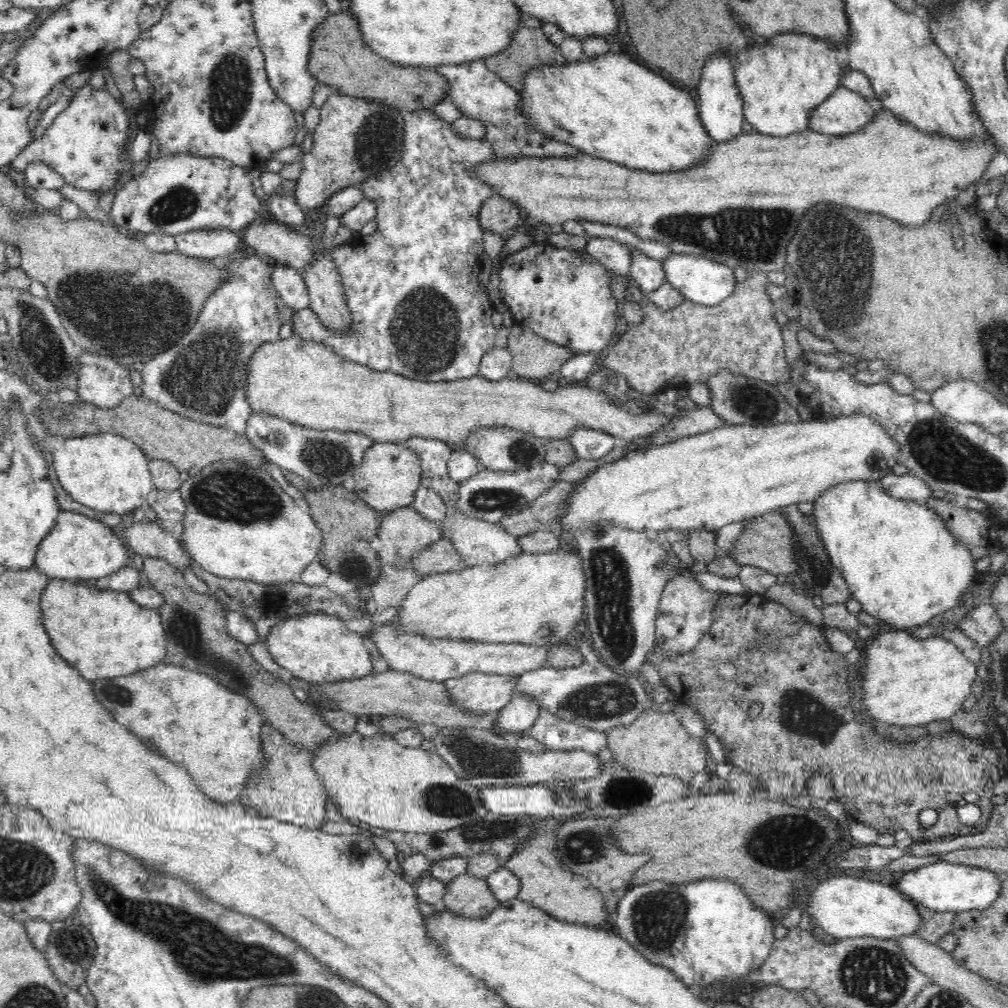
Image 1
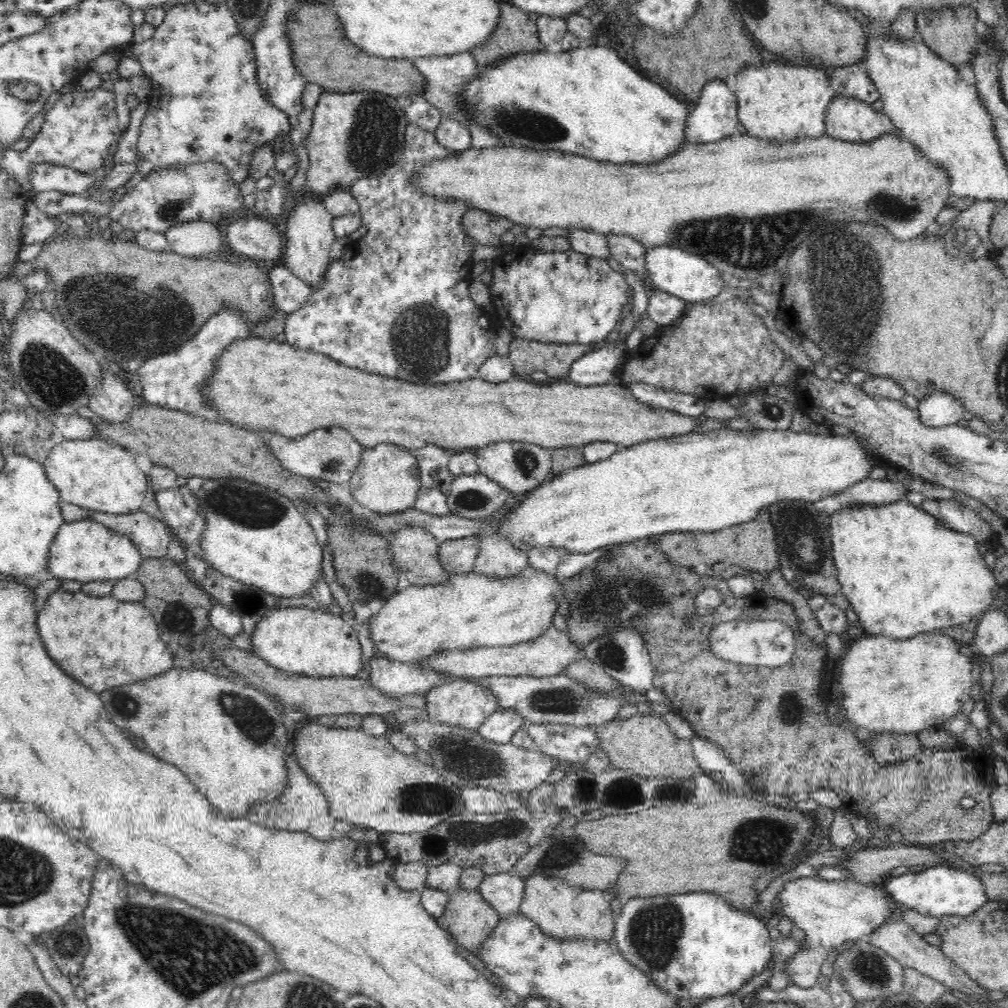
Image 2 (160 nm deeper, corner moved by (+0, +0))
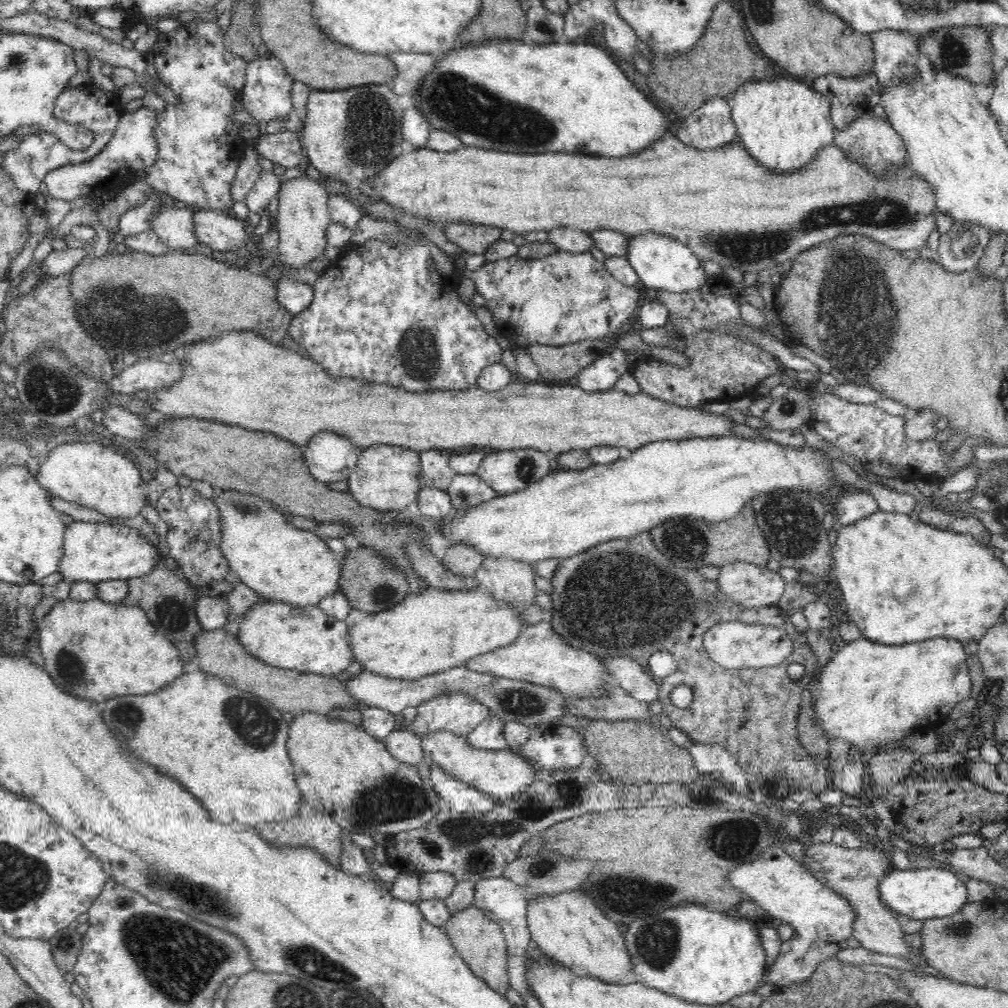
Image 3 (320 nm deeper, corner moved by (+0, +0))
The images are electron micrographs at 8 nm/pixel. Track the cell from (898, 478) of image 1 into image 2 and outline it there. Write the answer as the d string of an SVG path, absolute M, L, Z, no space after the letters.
M867 478L848 486L844 492L813 502L814 508L825 512L828 516L840 510L844 505L852 503L892 503L906 497L908 488L902 482L890 480L872 480Z

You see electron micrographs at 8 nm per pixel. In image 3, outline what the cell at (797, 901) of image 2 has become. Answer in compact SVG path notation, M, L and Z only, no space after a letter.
M774 844L750 865L743 865L731 873L729 882L742 890L746 898L753 900L769 915L790 925L798 938L781 944L775 963L768 971L767 982L778 987L803 987L816 972L818 964L835 957L844 949L845 940L853 936L856 914L853 904L845 896L835 892L831 886L816 879L804 866Z

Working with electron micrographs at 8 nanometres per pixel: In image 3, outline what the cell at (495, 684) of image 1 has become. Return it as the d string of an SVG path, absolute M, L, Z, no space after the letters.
M451 692L448 694L438 694L434 698L421 702L416 707L416 716L410 725L405 725L408 731L420 736L432 731L446 730L467 736L481 722L490 717L490 707L482 704L478 699L461 692Z

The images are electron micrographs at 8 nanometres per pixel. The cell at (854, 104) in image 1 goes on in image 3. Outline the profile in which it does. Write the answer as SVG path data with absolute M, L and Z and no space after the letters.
M870 112L854 117L841 129L835 127L833 143L840 147L848 157L854 158L854 161L868 165L878 176L882 176L884 167L892 163L901 165L908 159L905 144L889 119L882 120Z

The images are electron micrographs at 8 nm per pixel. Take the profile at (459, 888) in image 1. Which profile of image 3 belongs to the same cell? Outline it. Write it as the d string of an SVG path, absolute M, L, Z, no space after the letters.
M473 904L464 910L458 910L456 914L451 914L443 929L456 952L474 973L484 979L492 989L505 996L506 991L510 988L507 977L507 945L498 921L488 917L481 908L477 908Z

